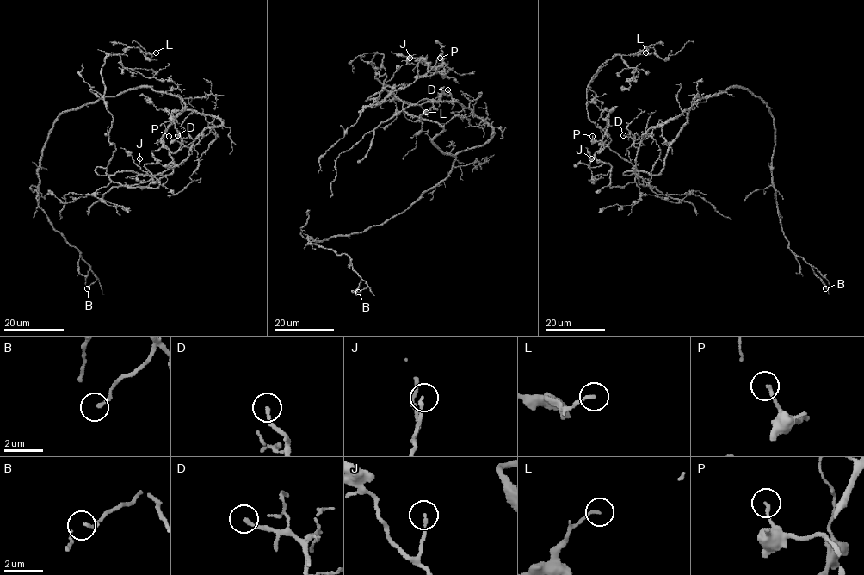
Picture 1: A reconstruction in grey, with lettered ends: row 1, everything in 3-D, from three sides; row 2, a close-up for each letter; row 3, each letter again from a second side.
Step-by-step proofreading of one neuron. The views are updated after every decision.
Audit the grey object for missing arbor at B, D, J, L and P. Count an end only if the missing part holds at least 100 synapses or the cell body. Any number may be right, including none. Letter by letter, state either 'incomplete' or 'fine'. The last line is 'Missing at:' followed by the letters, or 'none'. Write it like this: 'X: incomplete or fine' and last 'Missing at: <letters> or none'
B: fine
D: fine
J: fine
L: fine
P: fine
Missing at: none

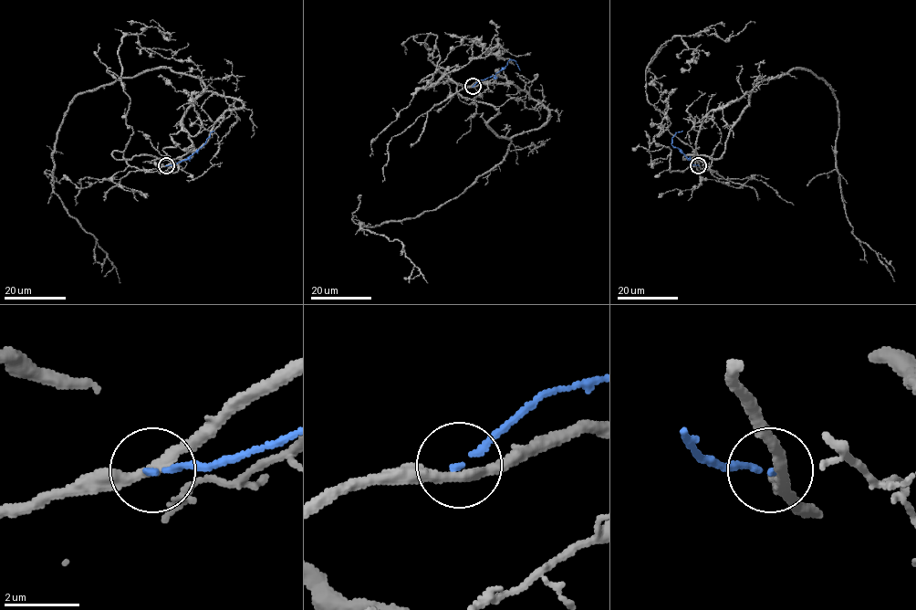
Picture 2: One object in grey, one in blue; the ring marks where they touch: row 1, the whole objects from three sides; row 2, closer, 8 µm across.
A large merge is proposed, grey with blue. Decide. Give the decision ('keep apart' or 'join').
keep apart

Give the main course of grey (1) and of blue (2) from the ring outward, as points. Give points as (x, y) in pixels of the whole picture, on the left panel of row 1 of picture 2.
1: (167, 165), (243, 104), (203, 92), (189, 157), (116, 159), (119, 47), (170, 38), (150, 22)
2: (166, 165), (188, 159), (213, 131)

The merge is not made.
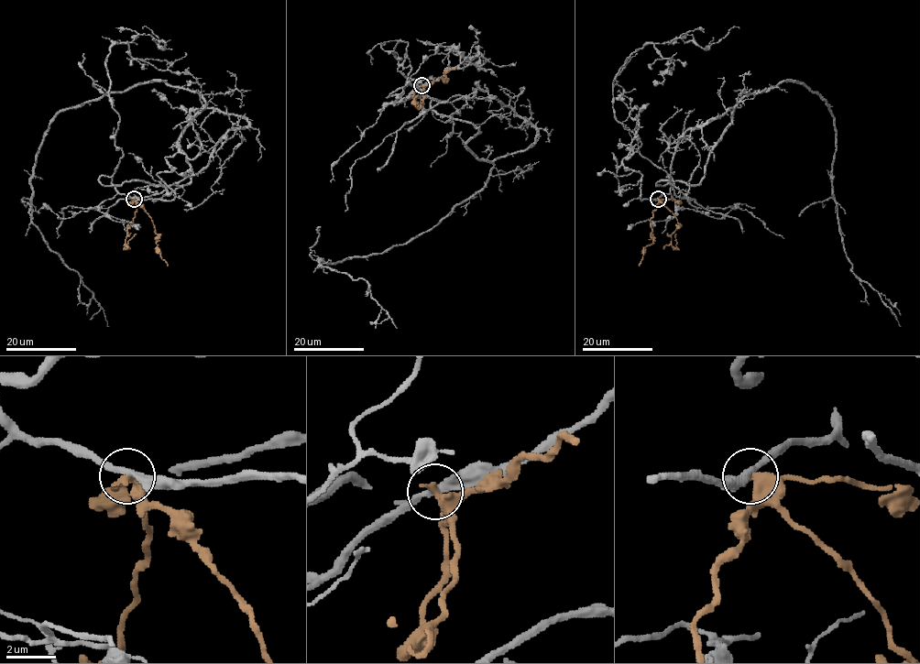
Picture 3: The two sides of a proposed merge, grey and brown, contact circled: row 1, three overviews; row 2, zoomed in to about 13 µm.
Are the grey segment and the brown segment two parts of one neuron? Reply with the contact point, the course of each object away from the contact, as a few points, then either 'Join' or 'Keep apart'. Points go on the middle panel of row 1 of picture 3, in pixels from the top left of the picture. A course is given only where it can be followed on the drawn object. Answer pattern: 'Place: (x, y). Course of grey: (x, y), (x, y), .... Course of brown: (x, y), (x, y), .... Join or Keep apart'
Place: (421, 85). Course of grey: (421, 85), (388, 97), (411, 84), (474, 125), (486, 184), (409, 242), (319, 260), (364, 278), (397, 328). Course of brown: (421, 85), (430, 84), (439, 78), (445, 81), (447, 71), (456, 66). Keep apart

